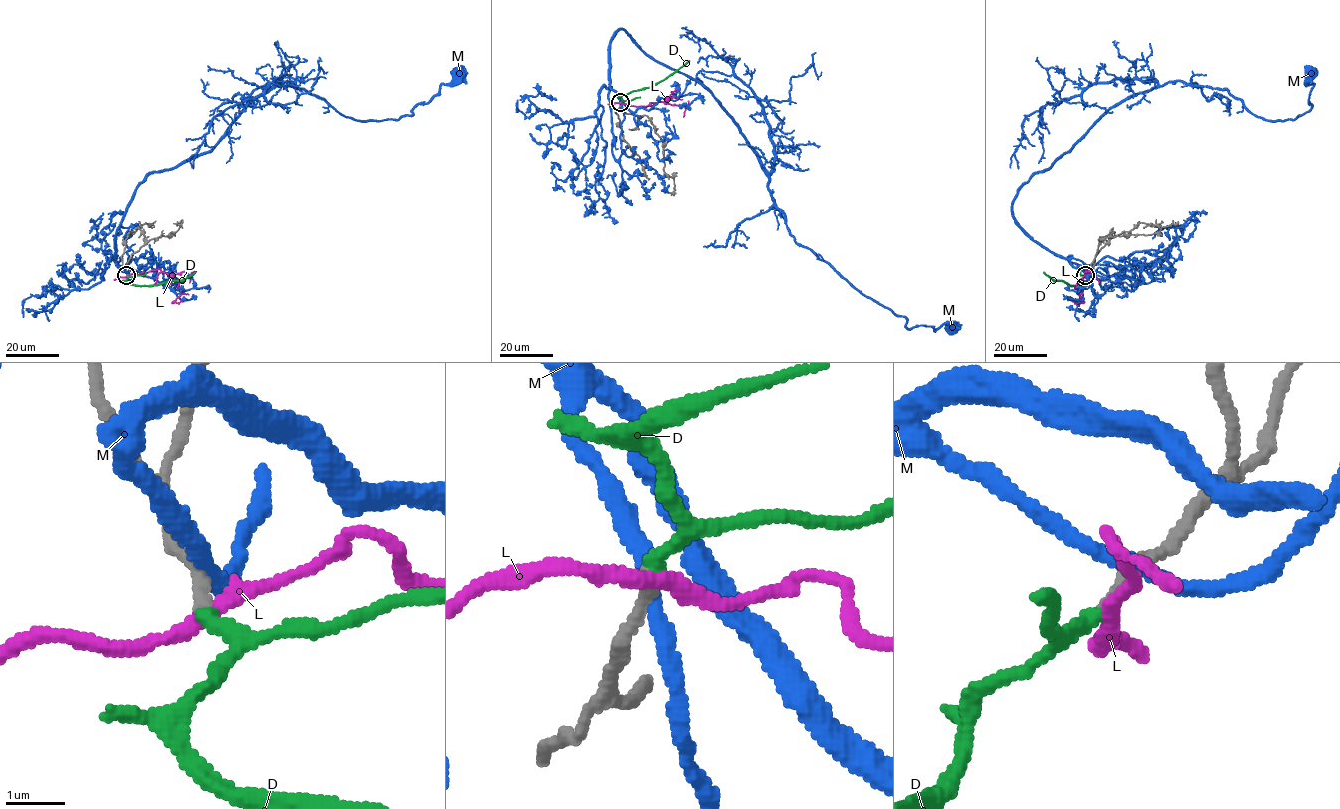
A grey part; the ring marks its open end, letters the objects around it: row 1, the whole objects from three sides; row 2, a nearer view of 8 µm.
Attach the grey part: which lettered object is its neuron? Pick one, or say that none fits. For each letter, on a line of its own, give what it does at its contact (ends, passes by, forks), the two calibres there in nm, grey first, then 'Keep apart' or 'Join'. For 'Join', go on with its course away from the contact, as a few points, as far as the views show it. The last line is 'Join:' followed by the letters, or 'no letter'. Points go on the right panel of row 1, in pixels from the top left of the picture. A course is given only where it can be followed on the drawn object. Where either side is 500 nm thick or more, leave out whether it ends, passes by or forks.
D: It ends there. Thickness 200 nm (grey) against 260 nm. Join. Its course: (1085, 275), (1076, 285), (1071, 285), (1054, 281), (1043, 272)
L: It passes by. Thickness 200 nm (grey) against 280 nm. Keep apart
M: It passes by. Thickness 280 nm (grey) against 260 nm. Keep apart
Join: D

